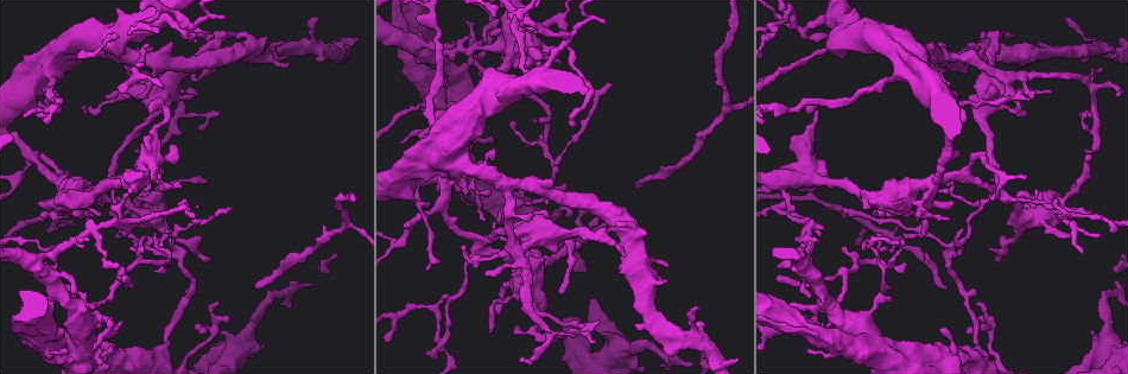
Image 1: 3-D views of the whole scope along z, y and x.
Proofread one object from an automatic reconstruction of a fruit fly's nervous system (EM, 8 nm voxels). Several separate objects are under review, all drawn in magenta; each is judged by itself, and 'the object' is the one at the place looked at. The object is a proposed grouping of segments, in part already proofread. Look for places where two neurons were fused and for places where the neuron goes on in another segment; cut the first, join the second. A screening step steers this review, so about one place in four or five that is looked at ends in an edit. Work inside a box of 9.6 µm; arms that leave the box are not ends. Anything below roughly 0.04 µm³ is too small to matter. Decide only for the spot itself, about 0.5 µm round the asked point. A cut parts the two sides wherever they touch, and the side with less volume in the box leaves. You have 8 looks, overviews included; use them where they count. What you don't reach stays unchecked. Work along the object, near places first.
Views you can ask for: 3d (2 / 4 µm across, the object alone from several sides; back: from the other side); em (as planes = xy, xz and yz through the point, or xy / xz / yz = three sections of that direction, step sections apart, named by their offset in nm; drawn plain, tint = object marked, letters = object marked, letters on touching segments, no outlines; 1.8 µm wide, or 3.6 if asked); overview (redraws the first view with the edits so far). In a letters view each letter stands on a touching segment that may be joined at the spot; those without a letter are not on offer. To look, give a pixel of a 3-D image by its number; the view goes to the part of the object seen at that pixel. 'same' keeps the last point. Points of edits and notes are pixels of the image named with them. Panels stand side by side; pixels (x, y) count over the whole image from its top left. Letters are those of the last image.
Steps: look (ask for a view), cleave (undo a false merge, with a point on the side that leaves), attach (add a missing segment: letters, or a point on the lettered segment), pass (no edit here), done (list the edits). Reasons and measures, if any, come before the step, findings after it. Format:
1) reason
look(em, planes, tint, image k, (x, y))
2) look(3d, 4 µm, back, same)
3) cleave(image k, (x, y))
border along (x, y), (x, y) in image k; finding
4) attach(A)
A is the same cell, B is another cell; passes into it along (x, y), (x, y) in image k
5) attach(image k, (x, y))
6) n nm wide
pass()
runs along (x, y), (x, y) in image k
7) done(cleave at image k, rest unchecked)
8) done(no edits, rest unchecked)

three-way junction
look(3d, 4 µm, image 1, (518, 271))

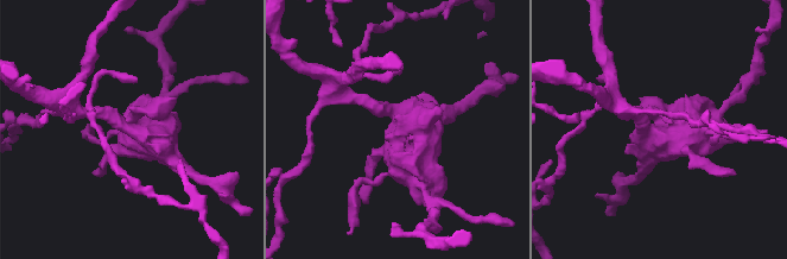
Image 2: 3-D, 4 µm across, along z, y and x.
shape alone is not enough
look(em, planes, letters, image 2, (661, 132))

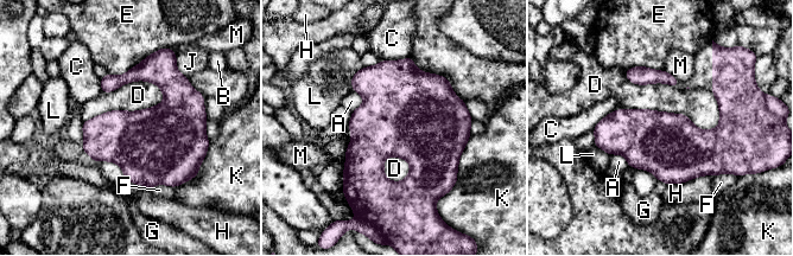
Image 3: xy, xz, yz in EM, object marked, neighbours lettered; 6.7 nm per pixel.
pass()
A, B, C, D, E, F, G, H, J, K, L and M are other cells; border along (165, 97), (83, 122) in image 3; all the same neuron

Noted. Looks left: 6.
calibre changes
look(3d, 4 µm, back, image 1, (519, 246))

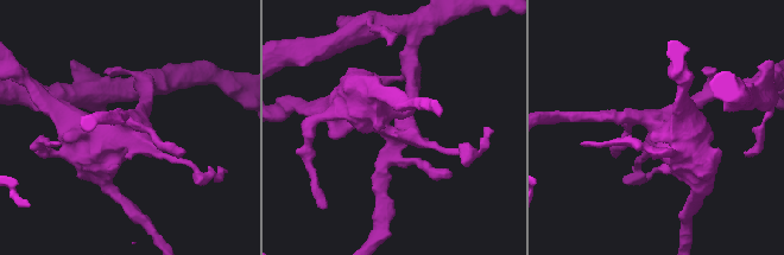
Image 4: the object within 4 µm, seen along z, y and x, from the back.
now the EM
look(em, xz, step 8, tint, image 4, (133, 118))

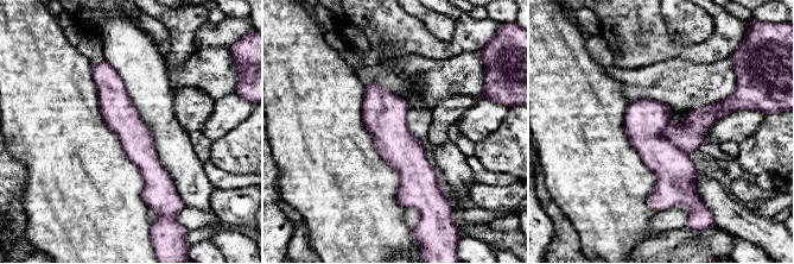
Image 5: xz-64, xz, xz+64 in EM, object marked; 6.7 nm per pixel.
look(em, planes, letters, same)

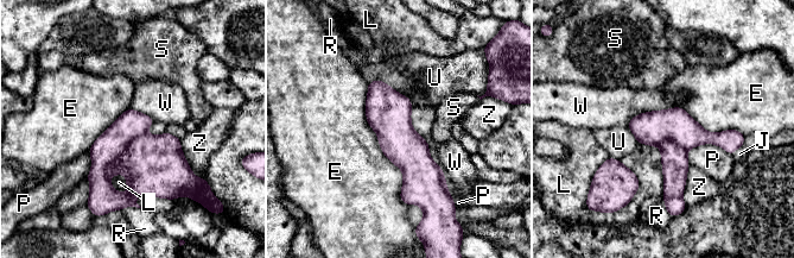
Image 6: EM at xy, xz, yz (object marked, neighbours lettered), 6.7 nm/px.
cleave(image 6, (154, 165))
E, J, L, P, R, S, U, W and Z are other cells; a second neuron is stuck on

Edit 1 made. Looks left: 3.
look(overview)

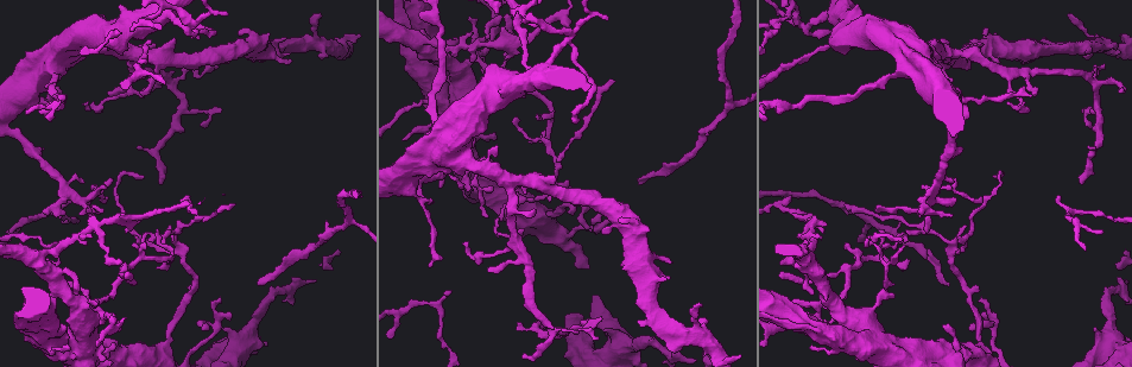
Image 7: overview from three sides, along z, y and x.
end of a long branch
look(em, planes, letters, image 7, (259, 285))

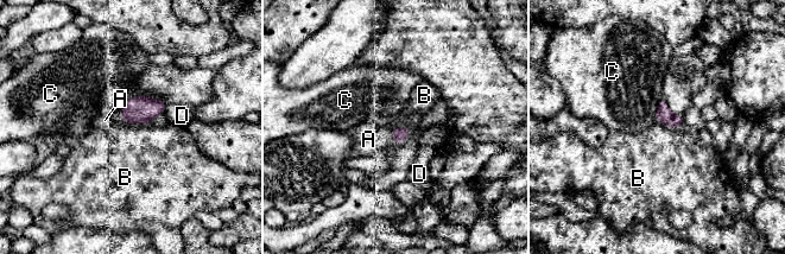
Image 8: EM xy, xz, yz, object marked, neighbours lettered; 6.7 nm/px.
attach(A)
A is the same cell, B, C and D are other cells; the neuron continues

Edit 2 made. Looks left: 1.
done(cleave at image 6, attach at image 8, rest unchecked)

